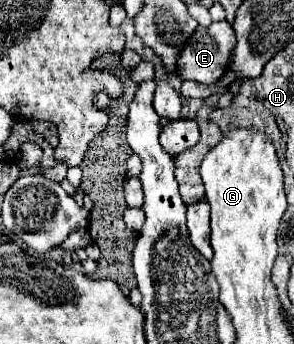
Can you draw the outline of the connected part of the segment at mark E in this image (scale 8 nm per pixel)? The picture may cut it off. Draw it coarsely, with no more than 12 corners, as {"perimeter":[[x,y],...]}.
{"perimeter":[[199,26],[179,56],[181,80],[217,84],[231,64],[235,32]]}

